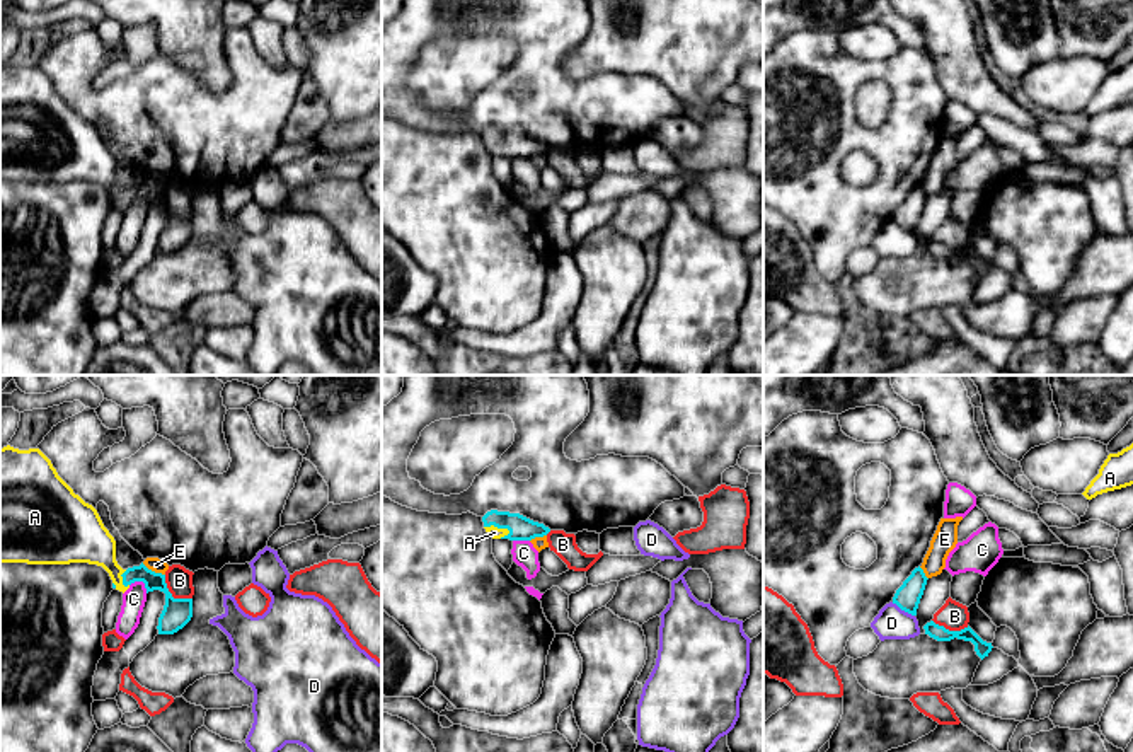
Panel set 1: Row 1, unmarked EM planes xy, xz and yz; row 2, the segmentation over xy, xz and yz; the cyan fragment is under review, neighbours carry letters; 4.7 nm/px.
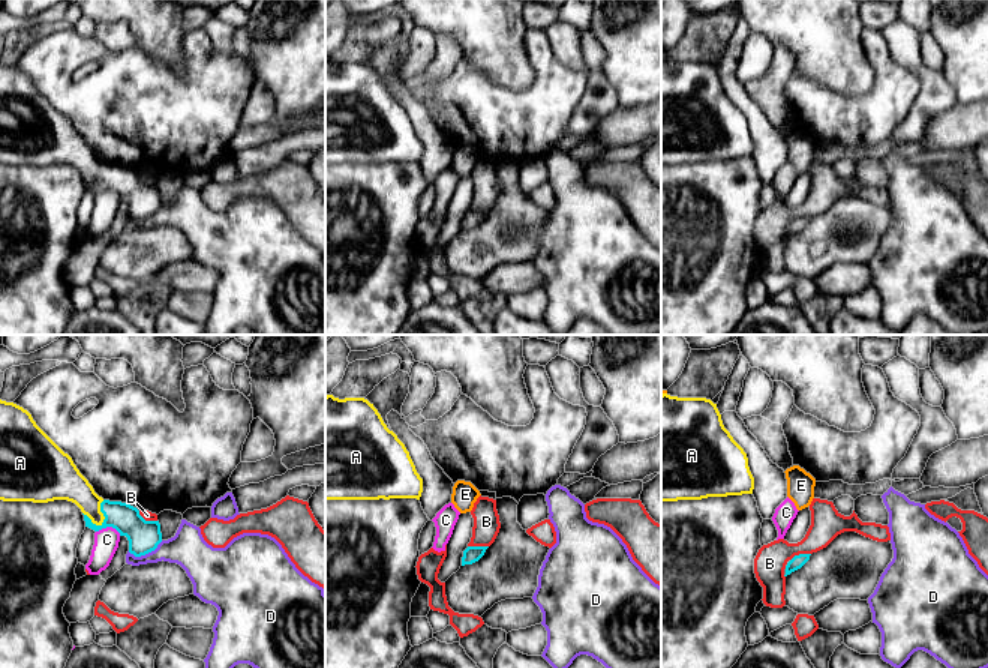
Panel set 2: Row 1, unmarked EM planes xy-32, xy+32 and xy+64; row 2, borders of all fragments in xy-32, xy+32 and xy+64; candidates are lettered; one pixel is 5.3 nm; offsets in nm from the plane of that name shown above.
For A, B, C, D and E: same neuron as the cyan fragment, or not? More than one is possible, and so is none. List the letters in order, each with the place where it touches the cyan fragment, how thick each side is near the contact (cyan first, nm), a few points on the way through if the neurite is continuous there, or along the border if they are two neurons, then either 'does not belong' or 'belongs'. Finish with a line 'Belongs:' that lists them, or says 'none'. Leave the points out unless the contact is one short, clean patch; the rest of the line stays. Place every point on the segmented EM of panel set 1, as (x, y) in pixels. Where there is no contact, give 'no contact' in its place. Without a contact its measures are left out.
A: xz (498, 527) | 120/60 nm | across xz (520, 527), (498, 527), (494, 532) | belongs
B: xy (171, 595) | 140/130 nm | does not belong
C: xy (142, 580) | 140/110 nm | along xy (130, 584), (142, 582), (147, 592) | does not belong
D: yz (903, 609) | 120/160 nm | along yz (891, 602), (914, 616) | does not belong
E: xy (154, 572) | 140/70 nm | along xy (142, 563), (164, 575) | does not belong
Belongs: A

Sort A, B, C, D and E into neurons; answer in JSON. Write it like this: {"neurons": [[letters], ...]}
{"neurons": [["A"], ["B"], ["C"], ["D"], ["E"]]}

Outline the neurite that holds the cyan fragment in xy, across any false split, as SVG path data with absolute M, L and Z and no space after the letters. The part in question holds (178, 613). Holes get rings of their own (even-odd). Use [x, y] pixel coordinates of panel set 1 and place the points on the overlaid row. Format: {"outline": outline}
{"outline": "M10 445L0 448L0 563L97 564L109 573L112 588L123 593L131 583L143 581L147 593L153 590L165 593L158 634L174 634L193 617L193 599L174 599L165 575L148 570L143 563L128 570L118 564L116 541L97 510L73 493L39 448L19 450Z"}

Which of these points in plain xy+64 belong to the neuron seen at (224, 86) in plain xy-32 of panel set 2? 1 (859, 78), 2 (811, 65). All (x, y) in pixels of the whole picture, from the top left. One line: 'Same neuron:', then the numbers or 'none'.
Same neuron: none

